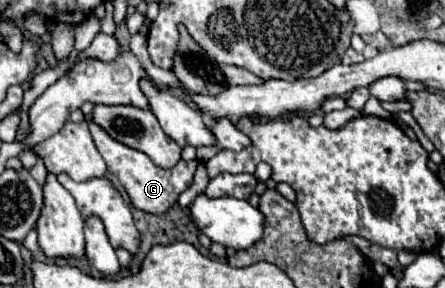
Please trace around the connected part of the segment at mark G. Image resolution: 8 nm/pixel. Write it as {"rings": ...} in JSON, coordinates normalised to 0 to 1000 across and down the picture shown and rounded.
{"rings":[[[196,417],[200,431],[200,451],[204,451],[204,472],[209,472],[209,493],[218,507],[218,521],[227,528],[245,597],[254,597],[263,611],[263,625],[272,632],[272,646],[285,660],[294,701],[303,708],[303,722],[312,729],[326,729],[326,736],[344,736],[344,743],[362,743],[371,729],[380,729],[389,715],[389,701],[398,701],[402,674],[416,667],[429,632],[434,632],[434,604],[438,604],[438,583],[443,583],[443,556],[429,556],[429,563],[416,563],[416,556],[402,556],[398,576],[371,590],[371,583],[357,583],[348,576],[330,535],[312,528],[312,521],[299,521],[290,507],[276,507],[272,493],[258,493],[258,479],[249,479],[222,431],[213,431],[209,417]]]}

